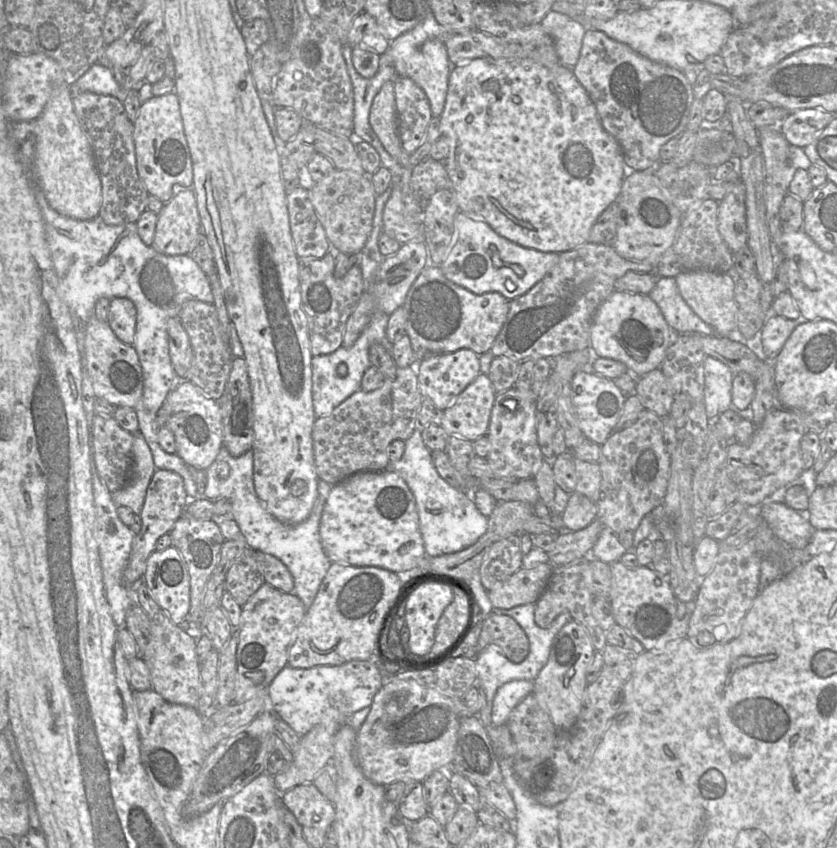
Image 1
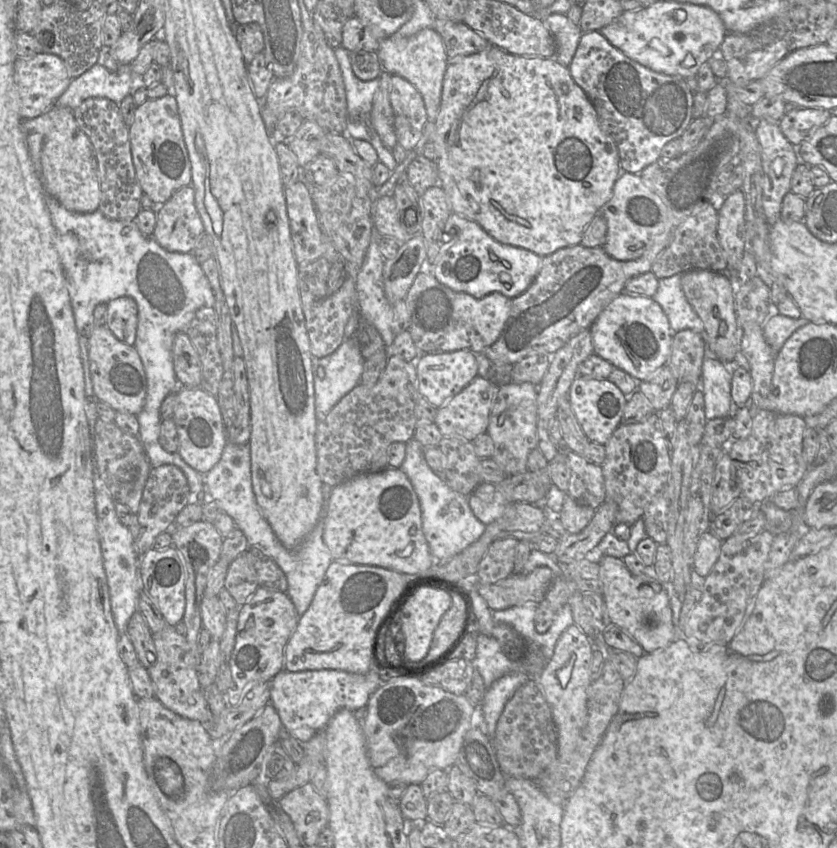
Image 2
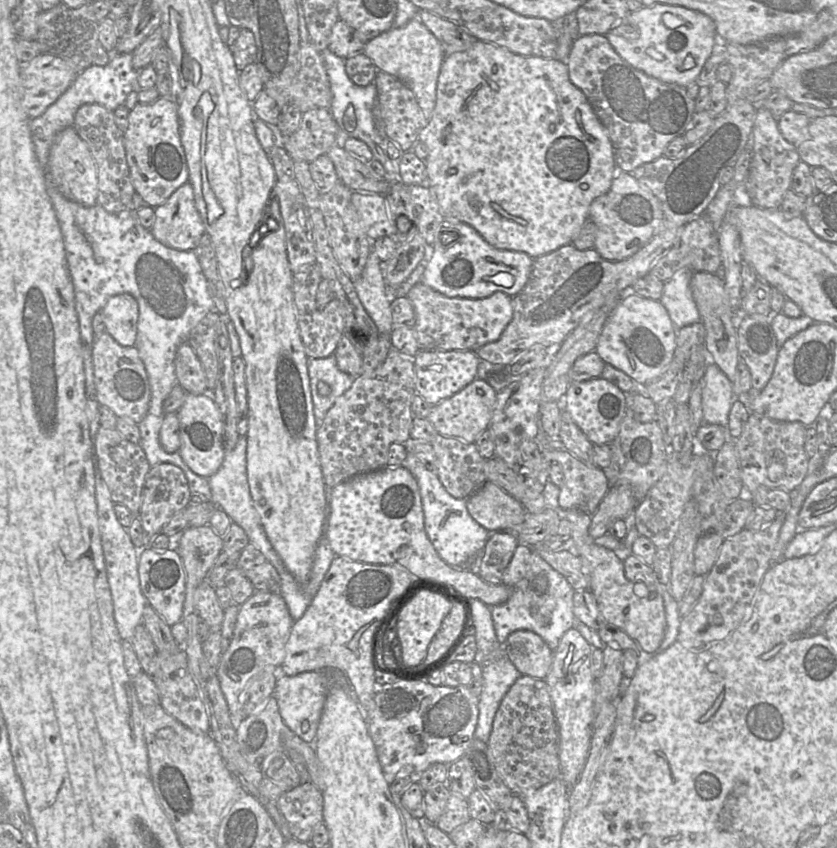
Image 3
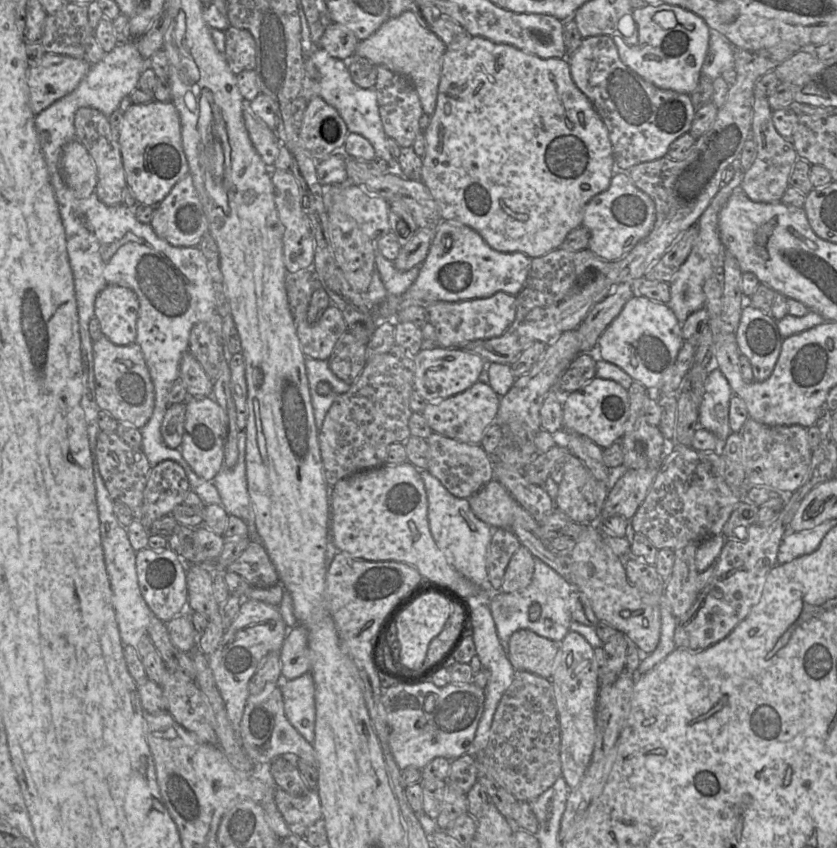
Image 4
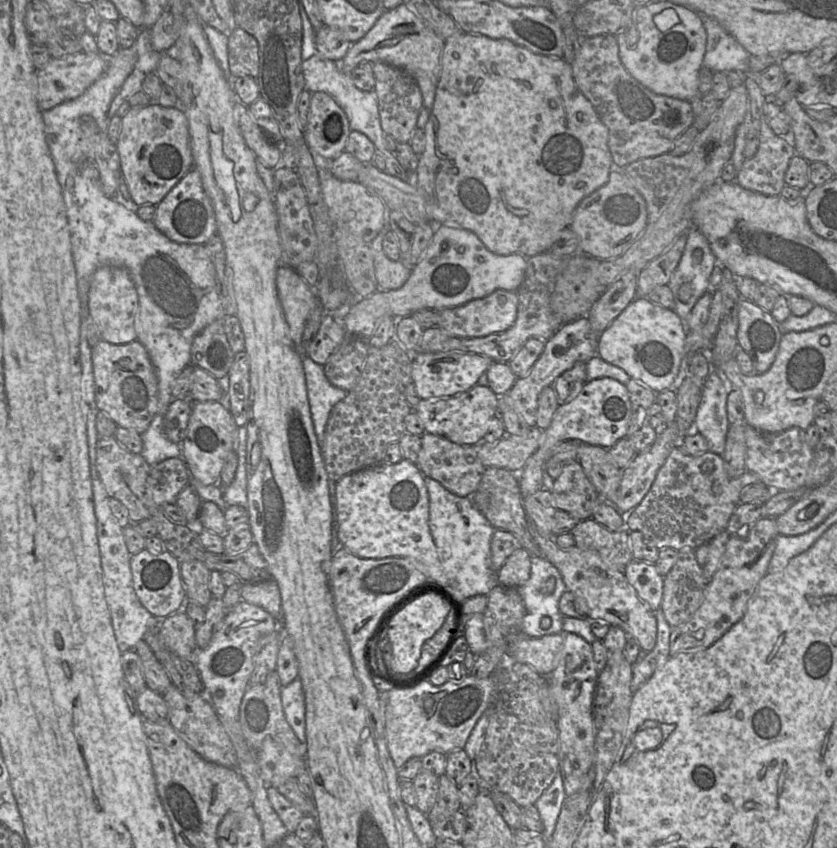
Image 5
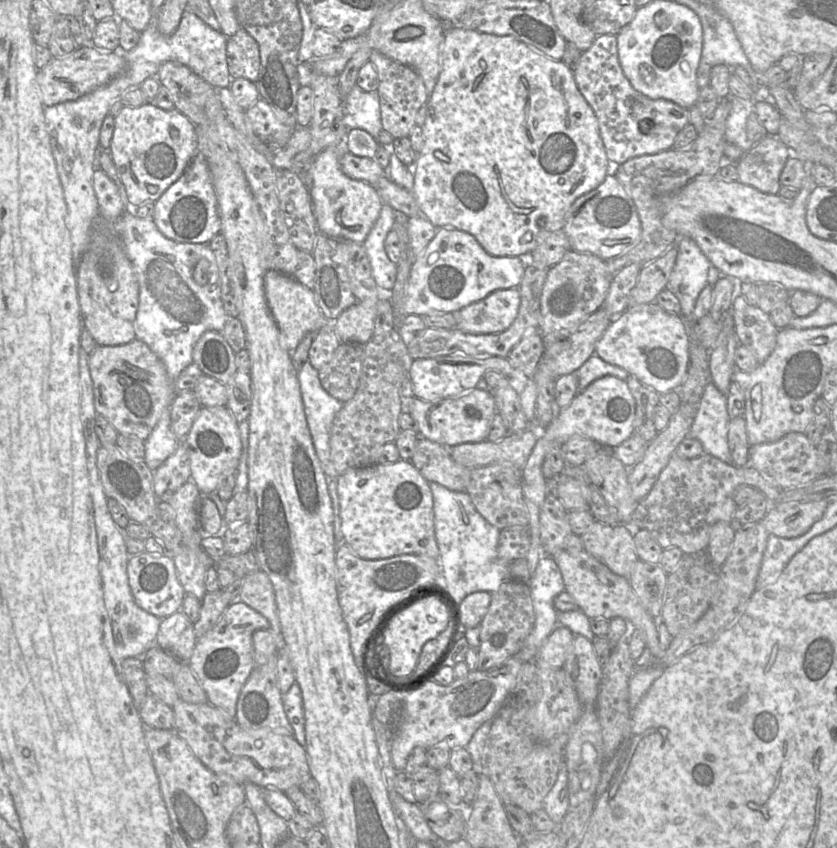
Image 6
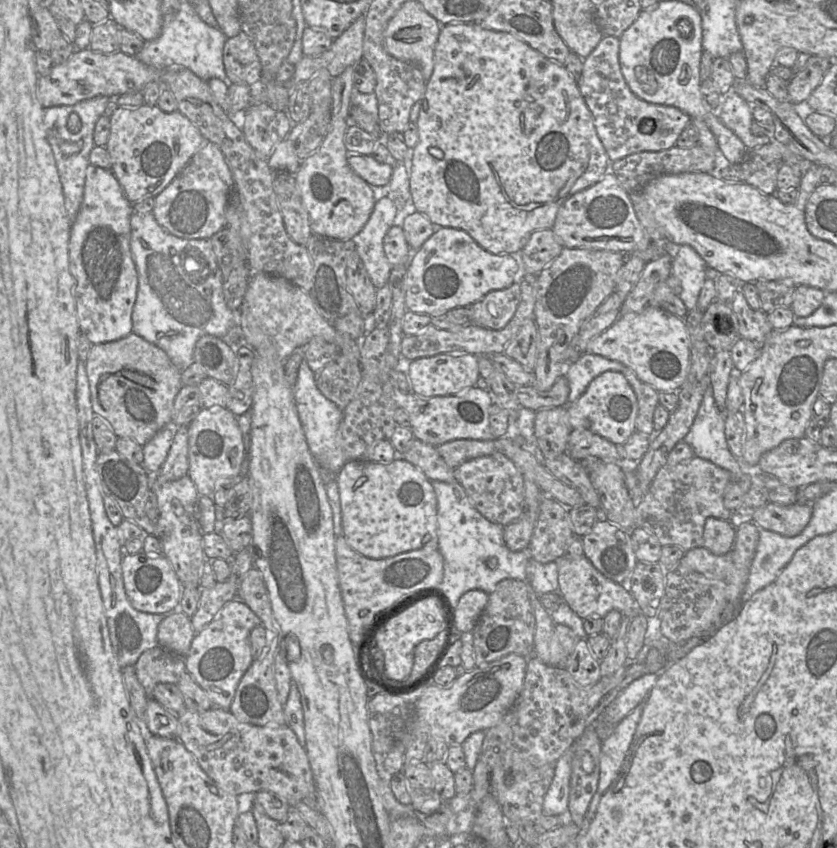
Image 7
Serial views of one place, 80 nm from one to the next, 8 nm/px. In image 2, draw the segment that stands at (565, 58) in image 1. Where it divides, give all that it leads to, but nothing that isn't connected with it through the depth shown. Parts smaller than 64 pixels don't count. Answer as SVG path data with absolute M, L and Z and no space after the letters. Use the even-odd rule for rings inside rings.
M552 13L544 22L556 42L555 58L562 65L569 67L583 34L579 25L574 24L566 14Z

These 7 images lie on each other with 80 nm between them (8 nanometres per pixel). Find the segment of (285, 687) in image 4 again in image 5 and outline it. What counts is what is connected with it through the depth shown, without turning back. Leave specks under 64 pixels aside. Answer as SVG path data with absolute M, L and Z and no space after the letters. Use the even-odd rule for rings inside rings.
M299 678L282 687L281 701L287 722L299 741L306 744L305 697Z

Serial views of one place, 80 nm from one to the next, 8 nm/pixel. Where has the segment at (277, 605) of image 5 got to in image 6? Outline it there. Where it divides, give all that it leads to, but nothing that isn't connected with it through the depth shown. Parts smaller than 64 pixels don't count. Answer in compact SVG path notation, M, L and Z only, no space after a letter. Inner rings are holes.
M261 570L243 577L239 600L262 614L269 622L269 629L274 636L276 653L284 647L273 585Z

